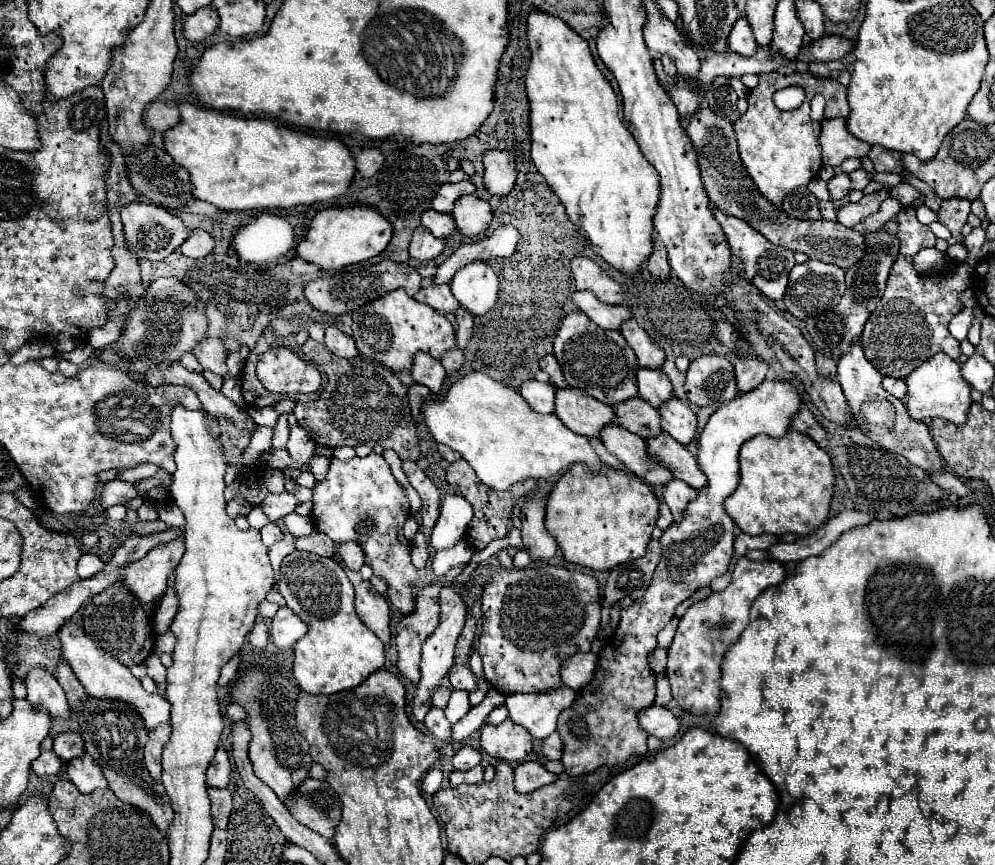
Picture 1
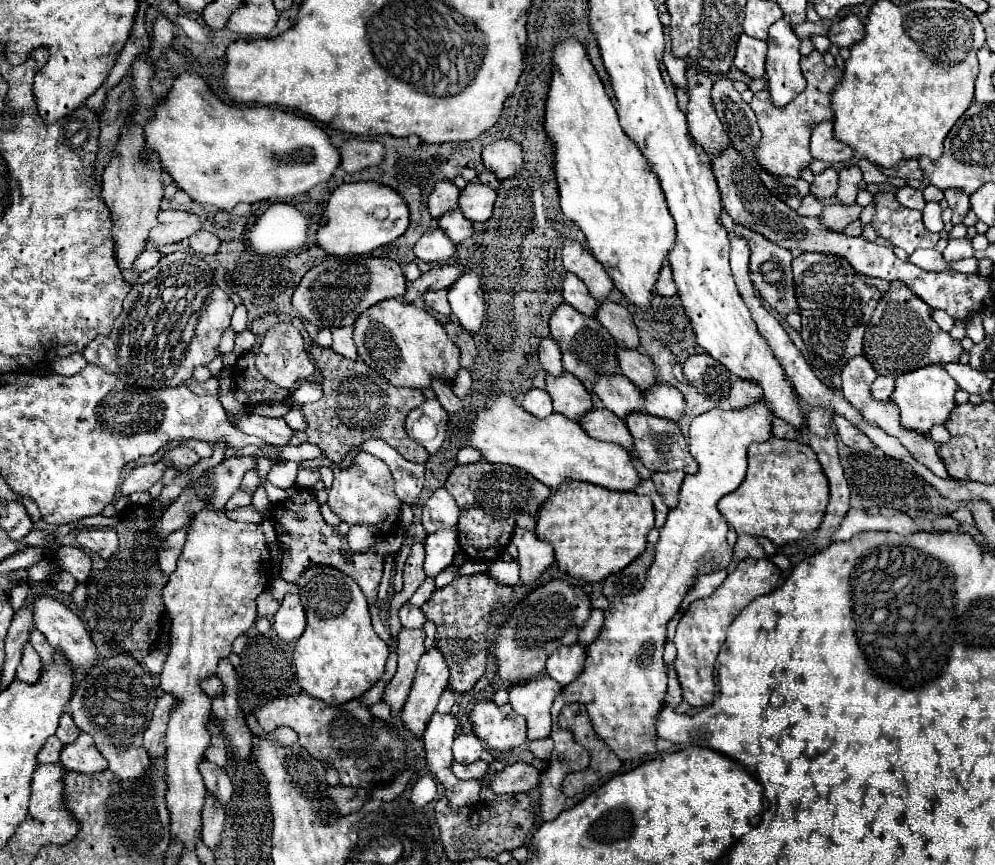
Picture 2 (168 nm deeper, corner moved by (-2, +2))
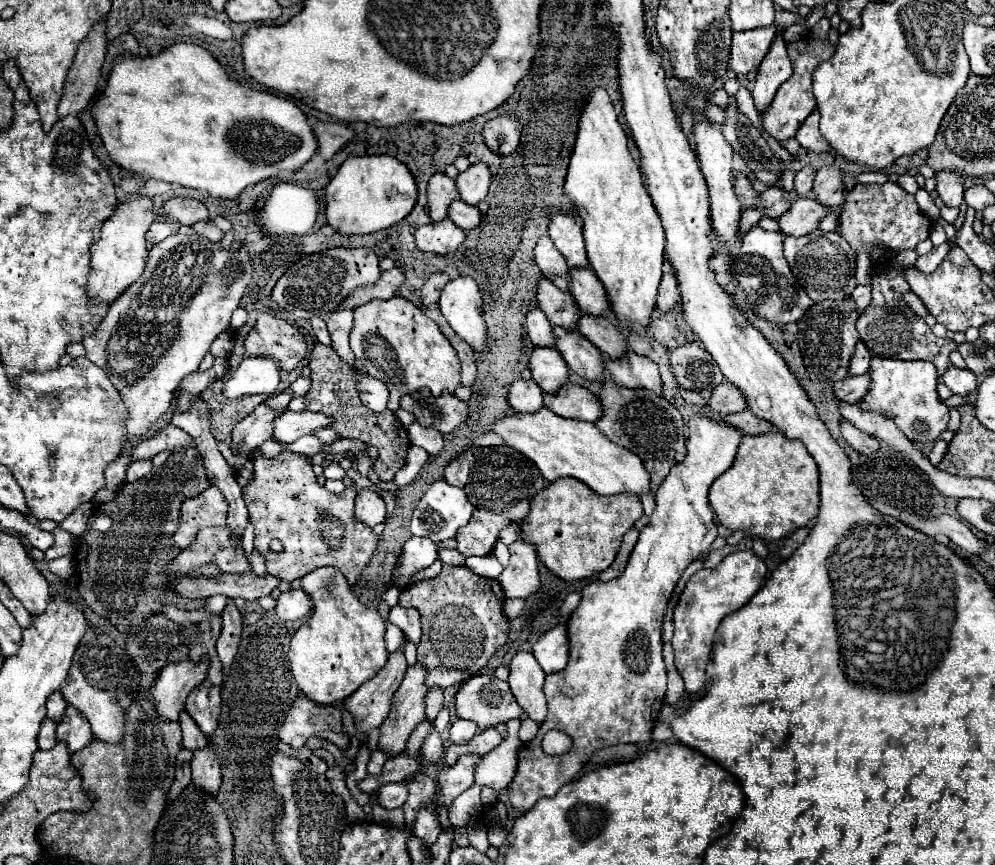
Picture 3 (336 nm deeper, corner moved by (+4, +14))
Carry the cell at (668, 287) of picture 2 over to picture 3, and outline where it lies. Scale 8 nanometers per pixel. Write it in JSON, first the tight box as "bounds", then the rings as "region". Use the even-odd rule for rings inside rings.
{"bounds":[658,274,680,310],"region":[[[664,274],[660,288],[658,288],[658,308],[660,310],[670,310],[680,302],[680,290],[676,288],[676,280],[672,274]]]}

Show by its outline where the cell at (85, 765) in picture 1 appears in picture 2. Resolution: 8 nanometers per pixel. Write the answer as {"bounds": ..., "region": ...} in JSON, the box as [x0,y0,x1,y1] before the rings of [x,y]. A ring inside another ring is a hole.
{"bounds":[60,732,108,774],"region":[[[80,732],[78,740],[64,746],[64,750],[60,754],[60,762],[66,770],[84,772],[84,774],[104,772],[108,768],[106,758],[98,752],[92,736],[86,732]]]}

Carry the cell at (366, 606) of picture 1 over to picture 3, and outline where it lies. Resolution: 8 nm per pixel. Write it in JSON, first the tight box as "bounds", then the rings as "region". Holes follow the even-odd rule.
{"bounds":[244,450,378,584],"region":[[[254,450],[252,456],[254,456],[254,476],[248,484],[252,488],[244,488],[244,502],[250,512],[250,520],[256,528],[254,548],[258,548],[266,556],[268,572],[280,580],[294,582],[320,566],[334,566],[342,570],[342,574],[350,584],[356,584],[358,576],[372,560],[378,546],[378,536],[372,532],[372,528],[356,524],[356,520],[352,520],[356,490],[346,488],[338,496],[330,494],[324,486],[318,484],[318,478],[314,476],[312,466],[308,464],[308,456],[304,454],[284,450],[276,458],[266,460],[260,456],[258,450]]]}

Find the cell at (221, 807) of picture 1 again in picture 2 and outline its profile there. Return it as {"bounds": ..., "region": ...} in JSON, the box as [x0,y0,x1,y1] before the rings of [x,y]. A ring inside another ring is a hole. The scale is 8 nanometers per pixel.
{"bounds":[198,758,232,804],"region":[[[202,758],[202,764],[198,768],[200,768],[200,774],[202,774],[202,780],[204,780],[206,788],[216,796],[216,800],[226,804],[232,796],[232,782],[226,776],[226,770],[212,764],[206,758]]]}

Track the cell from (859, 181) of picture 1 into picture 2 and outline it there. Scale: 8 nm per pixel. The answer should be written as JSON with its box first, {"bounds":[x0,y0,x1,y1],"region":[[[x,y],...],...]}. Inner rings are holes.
{"bounds":[836,166,862,206],"region":[[[850,166],[850,168],[840,170],[838,192],[836,192],[838,202],[844,206],[856,204],[856,194],[860,190],[860,182],[862,182],[862,172],[858,166]]]}

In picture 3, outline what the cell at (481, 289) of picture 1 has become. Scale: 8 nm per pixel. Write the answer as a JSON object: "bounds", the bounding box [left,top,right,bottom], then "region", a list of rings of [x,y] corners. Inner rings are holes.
{"bounds":[440,276,486,352],"region":[[[458,276],[440,294],[440,310],[458,336],[476,352],[486,348],[486,324],[482,320],[482,294],[474,278]]]}

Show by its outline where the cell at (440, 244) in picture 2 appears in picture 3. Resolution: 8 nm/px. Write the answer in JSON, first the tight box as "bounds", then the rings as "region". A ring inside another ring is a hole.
{"bounds":[414,218,466,254],"region":[[[450,218],[424,224],[414,234],[418,248],[422,252],[432,252],[432,254],[454,252],[464,242],[464,238],[466,238],[466,232],[460,230]]]}

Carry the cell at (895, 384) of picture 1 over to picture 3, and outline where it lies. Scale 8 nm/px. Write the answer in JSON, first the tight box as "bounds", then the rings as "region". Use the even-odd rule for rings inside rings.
{"bounds":[834,374,870,402],"region":[[[860,374],[860,376],[850,376],[834,384],[834,396],[844,402],[860,402],[870,390],[870,374]]]}

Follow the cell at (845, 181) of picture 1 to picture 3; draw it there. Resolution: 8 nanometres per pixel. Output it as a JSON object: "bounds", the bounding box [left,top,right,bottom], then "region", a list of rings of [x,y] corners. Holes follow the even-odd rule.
{"bounds":[794,166,816,196],"region":[[[804,166],[798,174],[796,174],[796,180],[794,180],[794,190],[802,196],[806,196],[812,186],[814,186],[814,176],[816,176],[816,170],[812,166]]]}

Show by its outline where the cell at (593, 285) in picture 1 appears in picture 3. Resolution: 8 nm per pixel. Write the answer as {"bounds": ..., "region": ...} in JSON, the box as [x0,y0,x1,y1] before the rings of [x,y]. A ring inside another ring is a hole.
{"bounds":[548,212,590,268],"region":[[[576,212],[554,214],[550,220],[548,234],[550,234],[554,246],[562,252],[562,256],[570,268],[590,268],[586,252],[584,252],[580,218],[576,216]]]}

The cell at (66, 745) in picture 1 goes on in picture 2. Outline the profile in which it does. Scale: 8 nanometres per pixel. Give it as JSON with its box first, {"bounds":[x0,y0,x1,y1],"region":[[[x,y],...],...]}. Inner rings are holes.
{"bounds":[56,712,80,744],"region":[[[64,712],[64,714],[60,716],[60,726],[58,726],[58,730],[56,730],[56,736],[60,738],[62,744],[70,744],[70,742],[74,742],[74,740],[78,738],[78,734],[80,734],[80,730],[78,730],[78,726],[74,724],[70,712]]]}

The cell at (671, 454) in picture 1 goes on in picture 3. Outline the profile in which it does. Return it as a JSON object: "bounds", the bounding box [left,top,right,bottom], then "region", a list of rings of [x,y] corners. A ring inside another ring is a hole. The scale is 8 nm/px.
{"bounds":[596,378,686,462],"region":[[[606,378],[598,398],[604,406],[604,414],[600,420],[596,420],[596,426],[606,434],[608,440],[628,448],[642,460],[652,458],[674,458],[676,462],[684,460],[686,446],[684,446],[682,416],[662,396],[648,390],[620,388],[612,378]]]}

